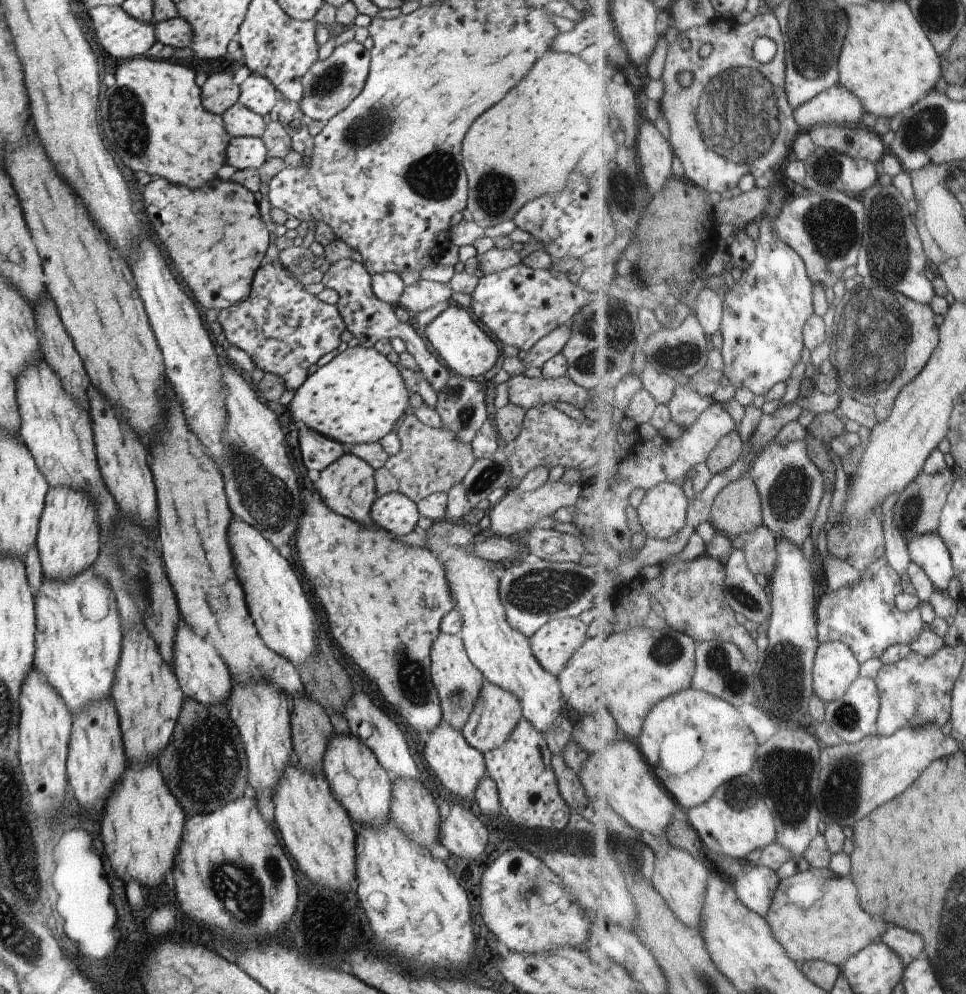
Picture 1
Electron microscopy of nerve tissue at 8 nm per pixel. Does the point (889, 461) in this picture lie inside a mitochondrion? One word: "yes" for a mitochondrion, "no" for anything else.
no

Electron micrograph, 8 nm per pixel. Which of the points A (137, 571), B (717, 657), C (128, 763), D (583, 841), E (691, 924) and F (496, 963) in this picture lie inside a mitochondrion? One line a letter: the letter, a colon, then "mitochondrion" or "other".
A: mitochondrion
B: mitochondrion
C: other
D: other
E: other
F: other

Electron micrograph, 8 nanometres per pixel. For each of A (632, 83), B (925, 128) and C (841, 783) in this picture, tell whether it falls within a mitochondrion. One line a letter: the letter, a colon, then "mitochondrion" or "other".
A: other
B: mitochondrion
C: mitochondrion

